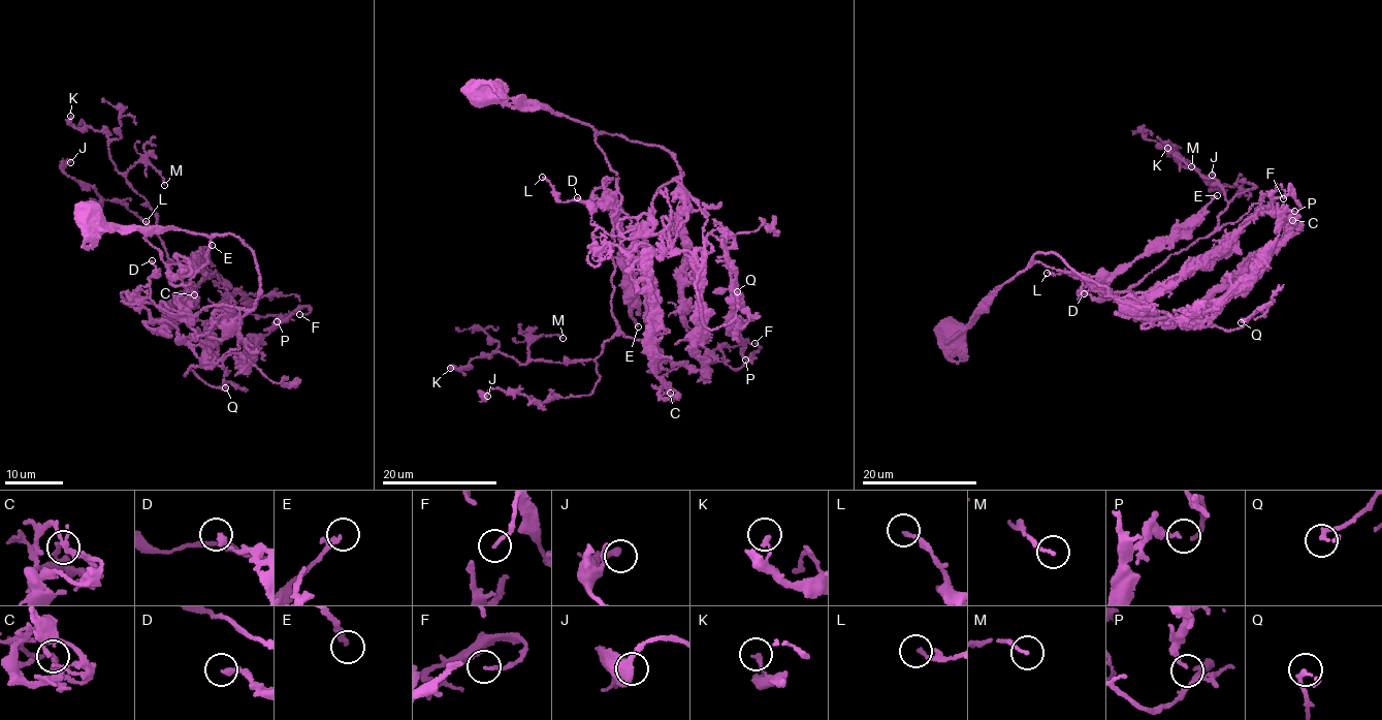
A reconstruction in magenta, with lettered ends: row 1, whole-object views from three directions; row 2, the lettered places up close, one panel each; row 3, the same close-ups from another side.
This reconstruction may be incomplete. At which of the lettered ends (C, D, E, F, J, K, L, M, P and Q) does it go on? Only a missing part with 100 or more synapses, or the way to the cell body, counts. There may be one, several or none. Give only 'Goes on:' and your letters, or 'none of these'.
Goes on: none of these

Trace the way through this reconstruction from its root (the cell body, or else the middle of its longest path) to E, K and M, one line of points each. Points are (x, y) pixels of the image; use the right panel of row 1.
E: (953, 332), (972, 323), (998, 288), (1036, 262), (1083, 274), (1093, 287), (1109, 281), (1217, 195)
K: (953, 332), (1036, 262), (1119, 294), (1216, 230), (1224, 187), (1167, 148)
M: (953, 332), (1036, 262), (1119, 294), (1207, 238), (1227, 200), (1215, 179), (1179, 158), (1191, 166)

